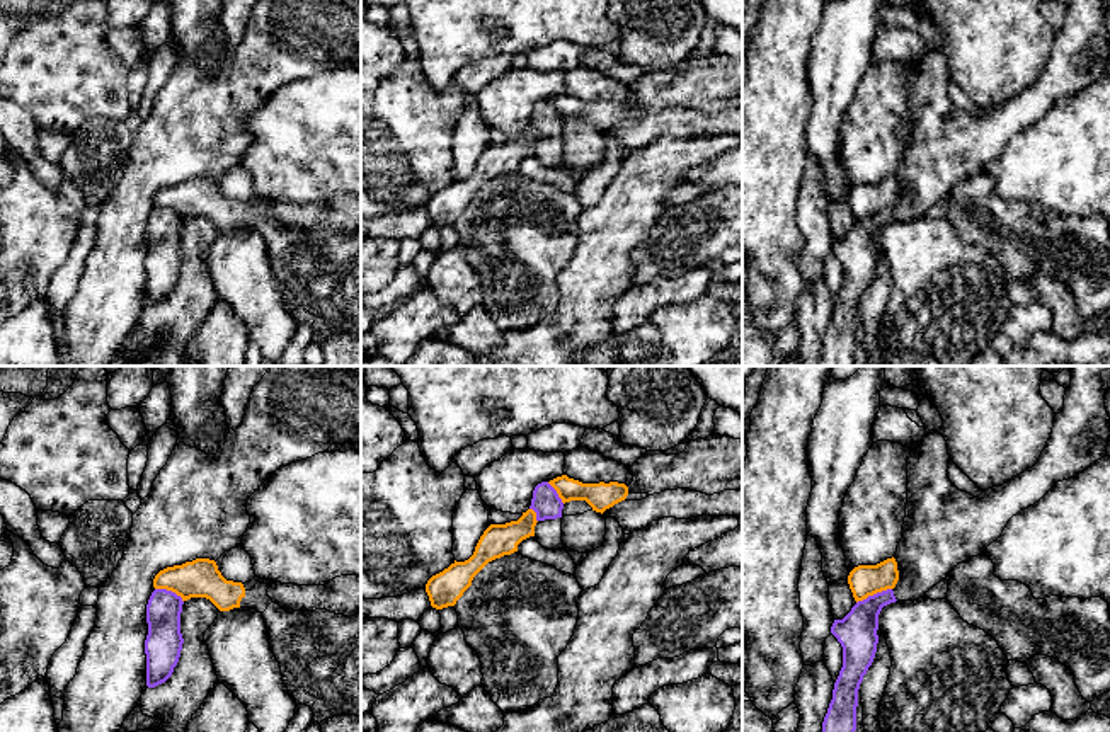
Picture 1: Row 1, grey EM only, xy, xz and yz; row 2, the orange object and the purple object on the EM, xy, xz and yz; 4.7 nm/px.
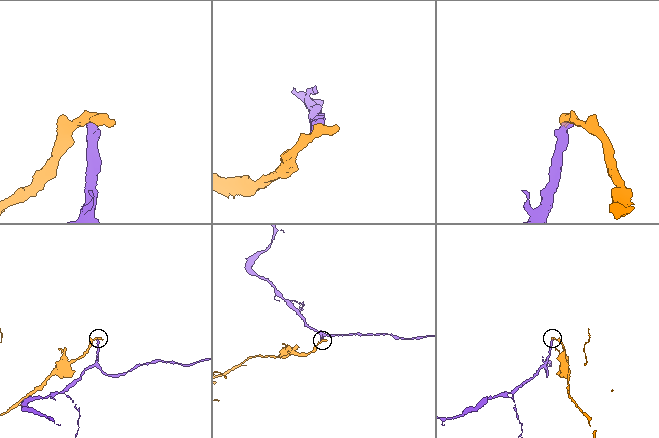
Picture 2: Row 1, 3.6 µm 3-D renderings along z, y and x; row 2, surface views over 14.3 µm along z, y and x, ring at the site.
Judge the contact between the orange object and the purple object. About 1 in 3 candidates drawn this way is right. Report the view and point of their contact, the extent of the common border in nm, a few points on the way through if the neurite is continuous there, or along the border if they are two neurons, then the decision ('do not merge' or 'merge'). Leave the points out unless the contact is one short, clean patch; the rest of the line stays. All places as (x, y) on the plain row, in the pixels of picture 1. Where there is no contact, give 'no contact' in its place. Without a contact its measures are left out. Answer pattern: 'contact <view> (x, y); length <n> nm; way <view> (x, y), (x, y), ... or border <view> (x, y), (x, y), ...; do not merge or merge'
contact yz (874, 211); length 180 nm; border yz (891, 206), (869, 213), (857, 222); do not merge

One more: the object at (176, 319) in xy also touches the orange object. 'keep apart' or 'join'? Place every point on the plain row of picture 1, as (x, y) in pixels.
keep apart

